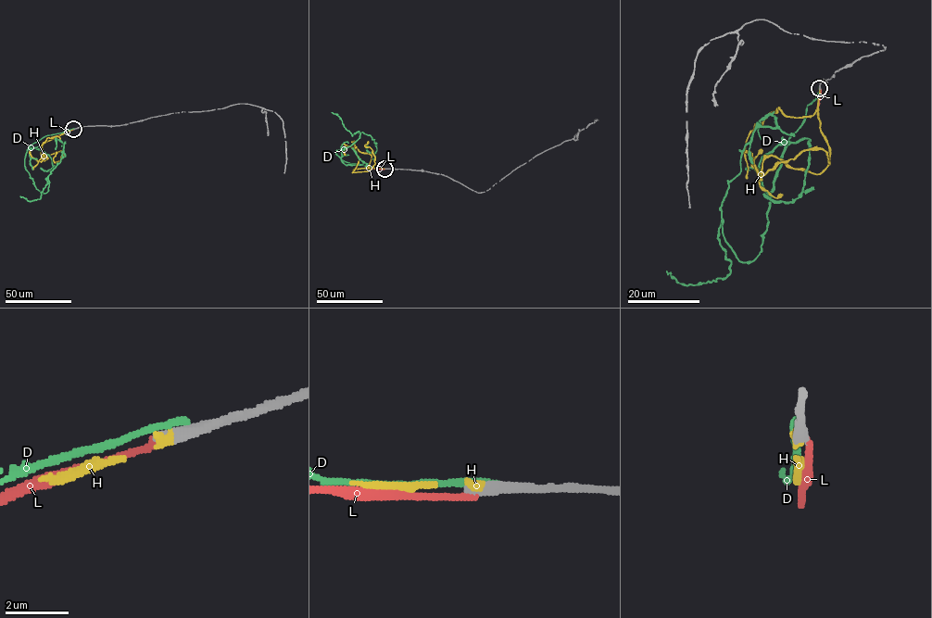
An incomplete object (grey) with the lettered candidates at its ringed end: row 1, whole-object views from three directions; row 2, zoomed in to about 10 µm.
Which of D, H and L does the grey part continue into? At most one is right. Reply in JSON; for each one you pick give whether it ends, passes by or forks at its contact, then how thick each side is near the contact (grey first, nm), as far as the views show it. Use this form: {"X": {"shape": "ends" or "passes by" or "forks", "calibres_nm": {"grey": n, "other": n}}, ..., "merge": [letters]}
{"H": {"shape": "ends", "calibres_nm": {"grey": 440, "other": 240}}, "merge": ["H"]}

